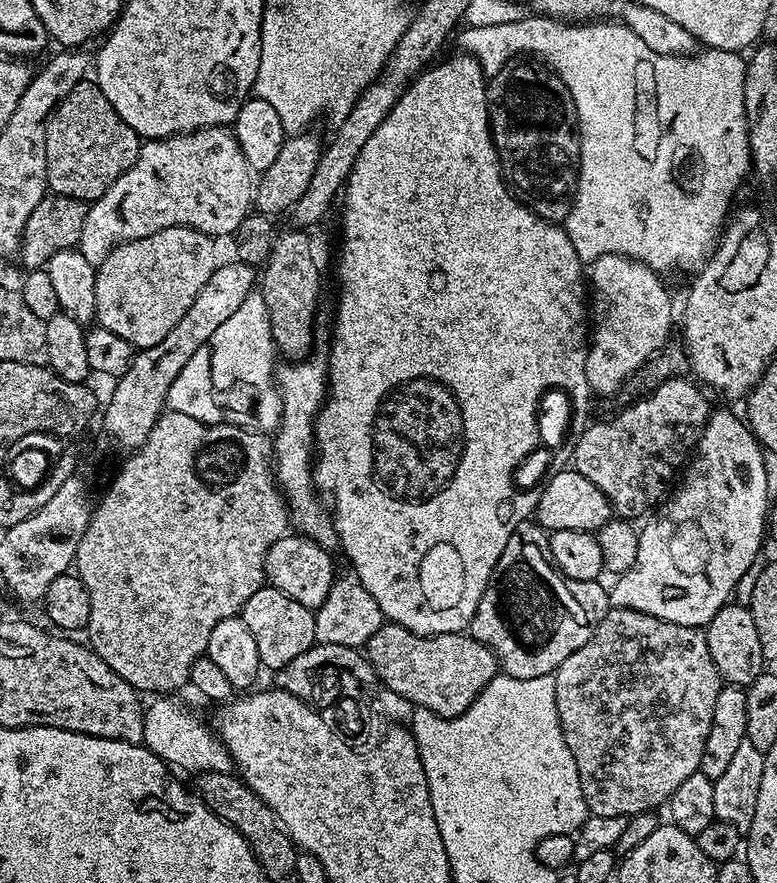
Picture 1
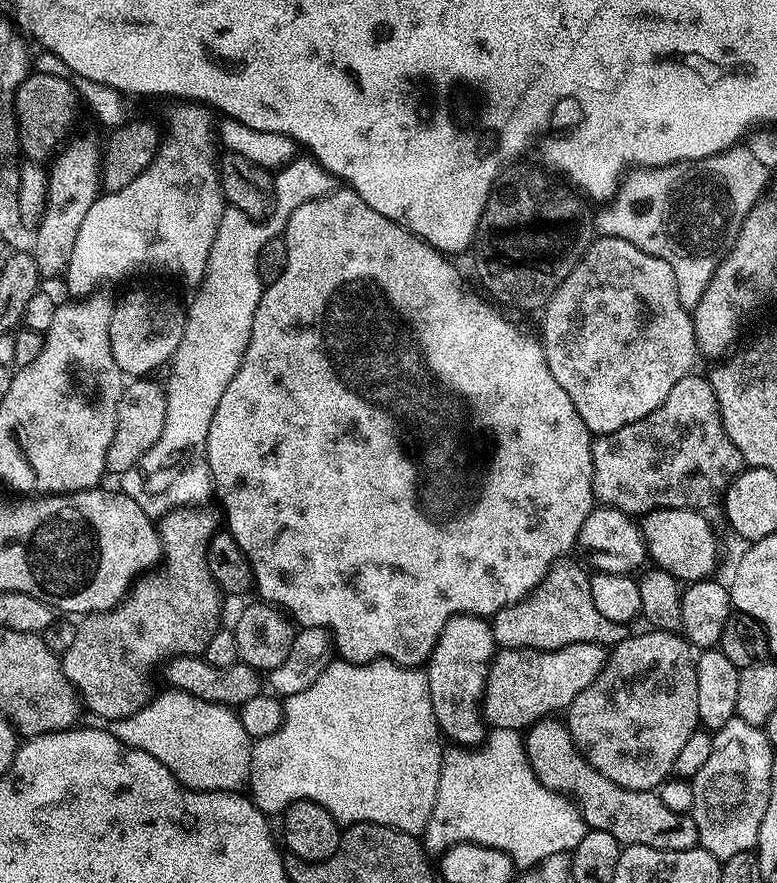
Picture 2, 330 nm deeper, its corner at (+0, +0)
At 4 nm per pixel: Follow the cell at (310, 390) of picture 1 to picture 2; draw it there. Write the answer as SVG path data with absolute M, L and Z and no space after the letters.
M347 186L337 187L327 196L306 202L302 206L291 209L287 213L288 225L284 228L282 239L287 246L286 270L282 270L282 278L278 282L267 285L261 291L258 310L254 310L254 326L250 330L250 342L246 346L246 354L242 358L242 366L238 366L238 374L230 378L230 386L226 386L222 398L218 401L218 410L214 410L214 419L210 421L210 434L206 442L208 465L212 475L215 499L220 499L224 507L224 516L228 519L226 530L238 542L242 554L252 567L252 578L255 591L260 591L261 601L274 604L283 610L297 625L306 628L327 628L332 634L335 651L339 659L349 660L352 664L369 664L372 660L390 659L396 664L420 666L432 655L432 648L438 642L446 622L451 616L465 614L467 616L483 616L491 618L506 606L531 596L533 589L544 580L554 561L573 551L576 535L582 530L582 522L592 513L594 497L592 495L592 442L593 433L588 431L586 422L582 422L582 414L574 410L574 402L570 402L570 394L554 382L554 374L550 374L550 366L544 357L544 346L539 339L523 336L506 317L499 316L488 304L483 304L472 292L464 289L464 280L460 272L451 264L445 253L430 247L425 240L408 231L390 218L378 214L371 206L366 206L357 192Z

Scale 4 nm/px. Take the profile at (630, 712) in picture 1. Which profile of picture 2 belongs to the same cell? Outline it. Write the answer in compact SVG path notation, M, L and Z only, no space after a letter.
M647 631L648 632L640 632L637 636L636 633L630 634L621 644L615 645L615 647L607 653L598 678L594 678L594 682L590 682L590 686L586 686L586 690L582 690L582 694L578 694L578 698L574 698L574 702L566 710L568 732L572 736L572 741L576 743L576 751L588 761L590 766L594 766L594 770L598 770L598 774L610 778L610 782L614 782L626 790L634 790L635 792L651 792L659 789L660 785L669 779L672 767L674 766L674 760L678 757L678 754L681 753L682 746L686 745L690 736L695 734L701 727L701 722L698 718L697 653L680 632Z

